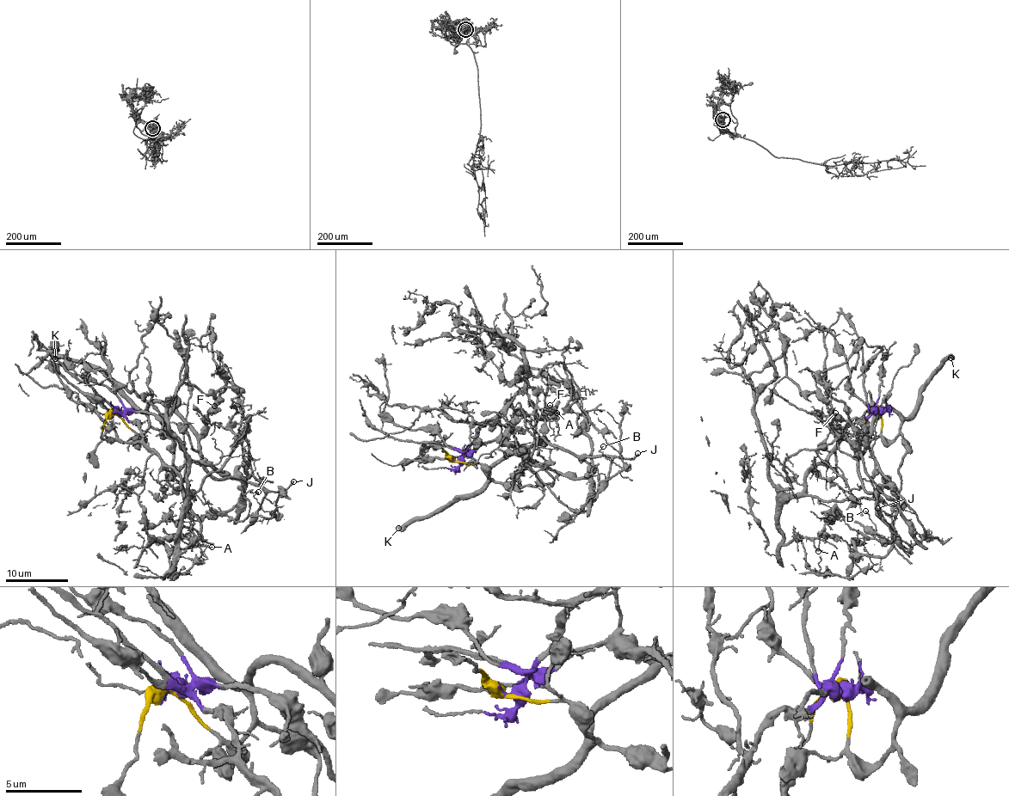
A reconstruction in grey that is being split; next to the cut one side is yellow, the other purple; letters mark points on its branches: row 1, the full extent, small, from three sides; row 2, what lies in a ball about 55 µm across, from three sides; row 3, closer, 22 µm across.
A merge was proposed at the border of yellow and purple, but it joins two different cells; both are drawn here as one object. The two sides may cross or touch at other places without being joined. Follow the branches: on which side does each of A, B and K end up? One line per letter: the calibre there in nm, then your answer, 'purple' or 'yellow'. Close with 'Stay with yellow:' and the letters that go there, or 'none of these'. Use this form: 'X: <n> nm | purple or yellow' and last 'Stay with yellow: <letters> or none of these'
A: 130 nm | purple
B: 90 nm | purple
K: 600 nm | yellow
Stay with yellow: K

